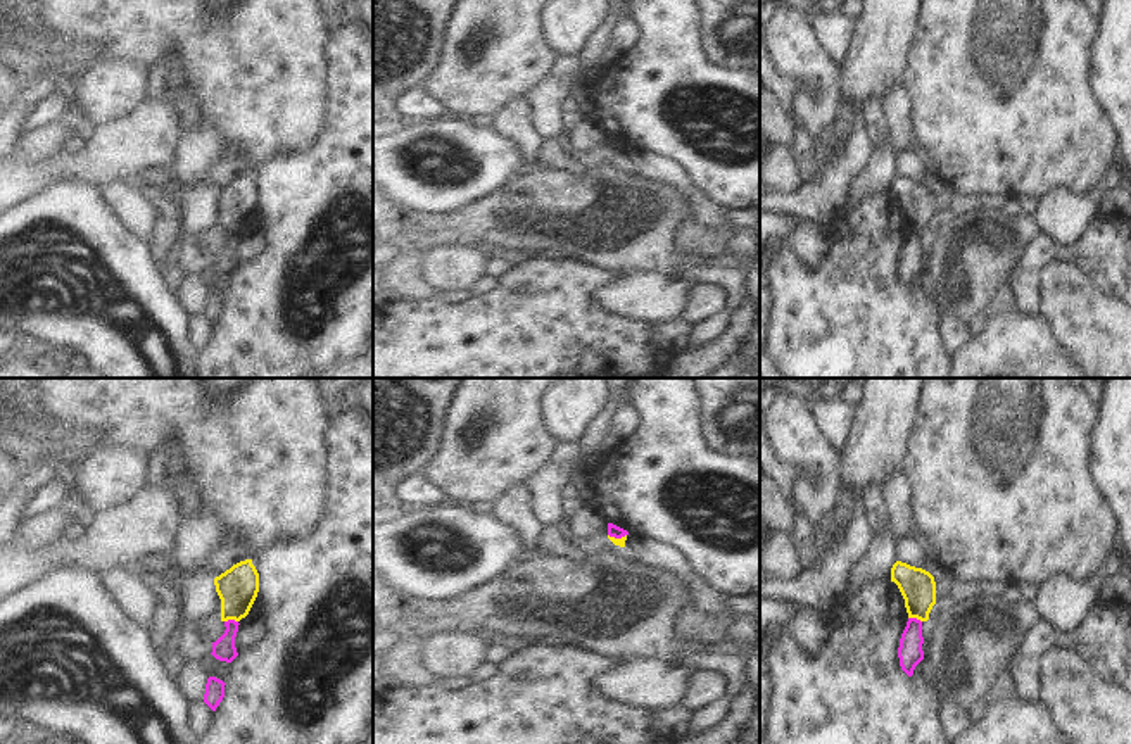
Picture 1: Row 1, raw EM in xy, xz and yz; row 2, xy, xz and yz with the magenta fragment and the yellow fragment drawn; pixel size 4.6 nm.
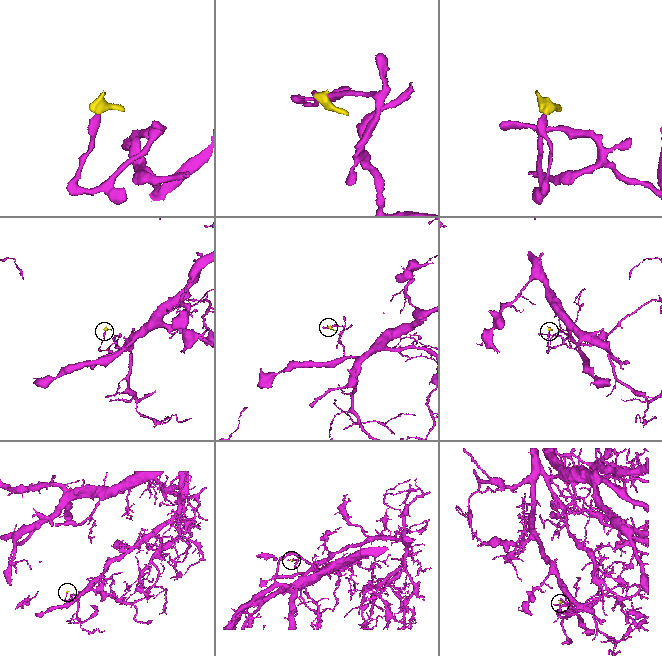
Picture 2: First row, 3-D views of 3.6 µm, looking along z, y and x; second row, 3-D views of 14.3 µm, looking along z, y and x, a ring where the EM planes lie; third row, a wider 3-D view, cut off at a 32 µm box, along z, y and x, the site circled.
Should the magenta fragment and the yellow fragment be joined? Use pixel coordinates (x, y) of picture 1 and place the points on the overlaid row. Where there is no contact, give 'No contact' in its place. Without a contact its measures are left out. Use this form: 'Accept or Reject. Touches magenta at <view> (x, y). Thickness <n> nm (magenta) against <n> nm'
Reject. Touches magenta at xy (230, 620). Thickness 110 nm (magenta) against 190 nm

